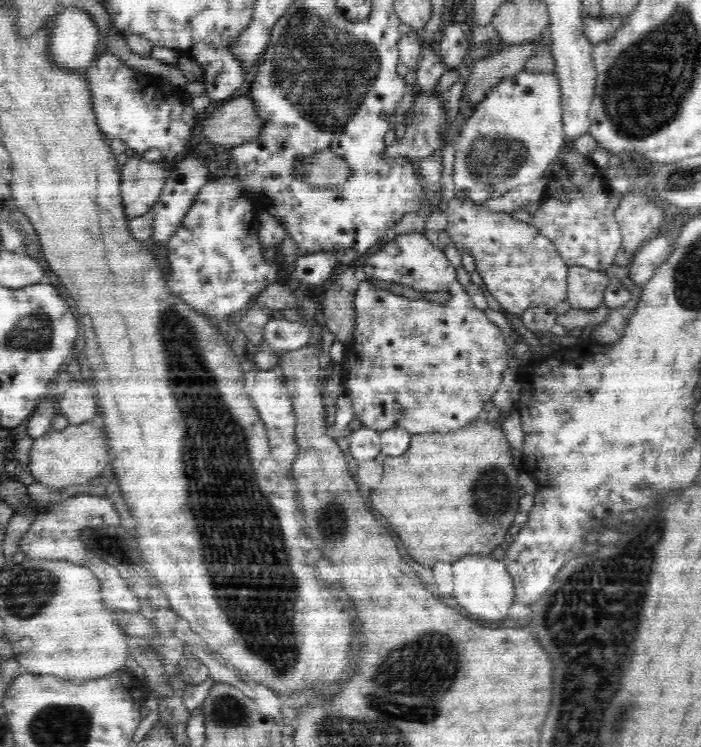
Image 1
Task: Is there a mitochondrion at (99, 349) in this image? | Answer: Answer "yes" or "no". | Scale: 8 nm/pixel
no

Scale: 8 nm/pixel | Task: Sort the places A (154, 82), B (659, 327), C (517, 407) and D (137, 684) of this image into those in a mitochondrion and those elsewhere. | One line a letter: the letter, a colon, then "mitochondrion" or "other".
A: other
B: other
C: other
D: other

